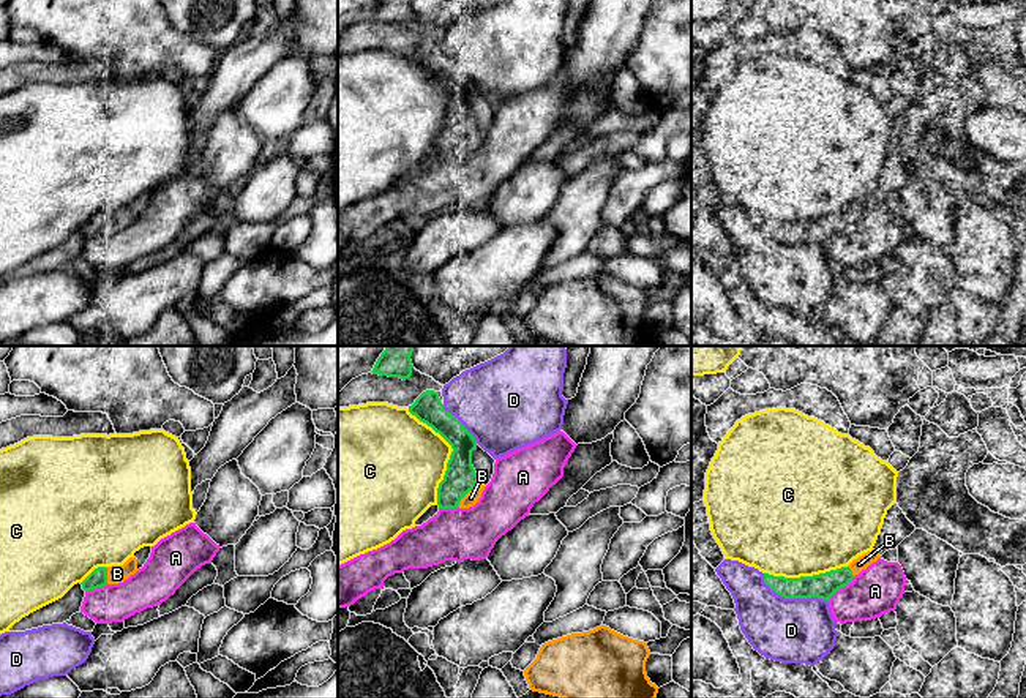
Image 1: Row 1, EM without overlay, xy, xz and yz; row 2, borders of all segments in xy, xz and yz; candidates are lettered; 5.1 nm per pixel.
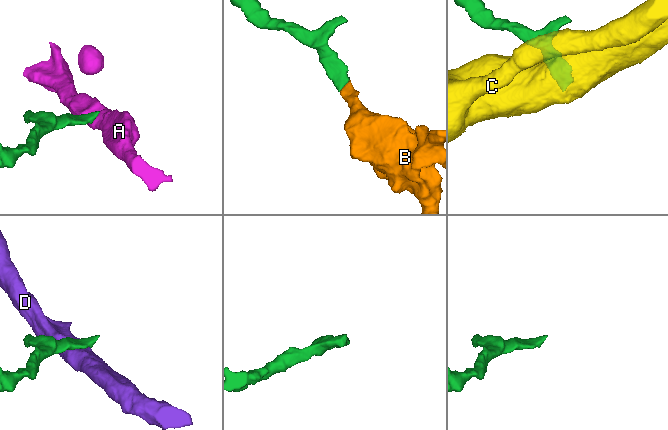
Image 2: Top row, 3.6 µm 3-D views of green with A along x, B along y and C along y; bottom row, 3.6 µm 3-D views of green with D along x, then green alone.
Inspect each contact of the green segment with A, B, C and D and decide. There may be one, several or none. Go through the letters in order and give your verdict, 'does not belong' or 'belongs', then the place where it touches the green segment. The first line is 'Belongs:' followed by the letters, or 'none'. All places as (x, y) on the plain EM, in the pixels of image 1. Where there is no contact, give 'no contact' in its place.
Belongs: B
A: does not belong; meets green in yz at (840, 234)
B: belongs; meets green in xz at (464, 141)
C: does not belong; meets green in xz at (452, 100)
D: does not belong; meets green in yz at (793, 243)

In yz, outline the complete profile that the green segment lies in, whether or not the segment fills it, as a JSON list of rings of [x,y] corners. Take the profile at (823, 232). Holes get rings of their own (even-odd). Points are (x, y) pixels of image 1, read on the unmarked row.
[[[871,196],[848,213],[830,216],[826,220],[800,224],[784,224],[764,220],[764,229],[778,242],[784,245],[811,245],[818,243],[830,246],[830,243],[841,234],[852,229],[854,223],[865,216],[868,212],[876,208],[881,202]]]

